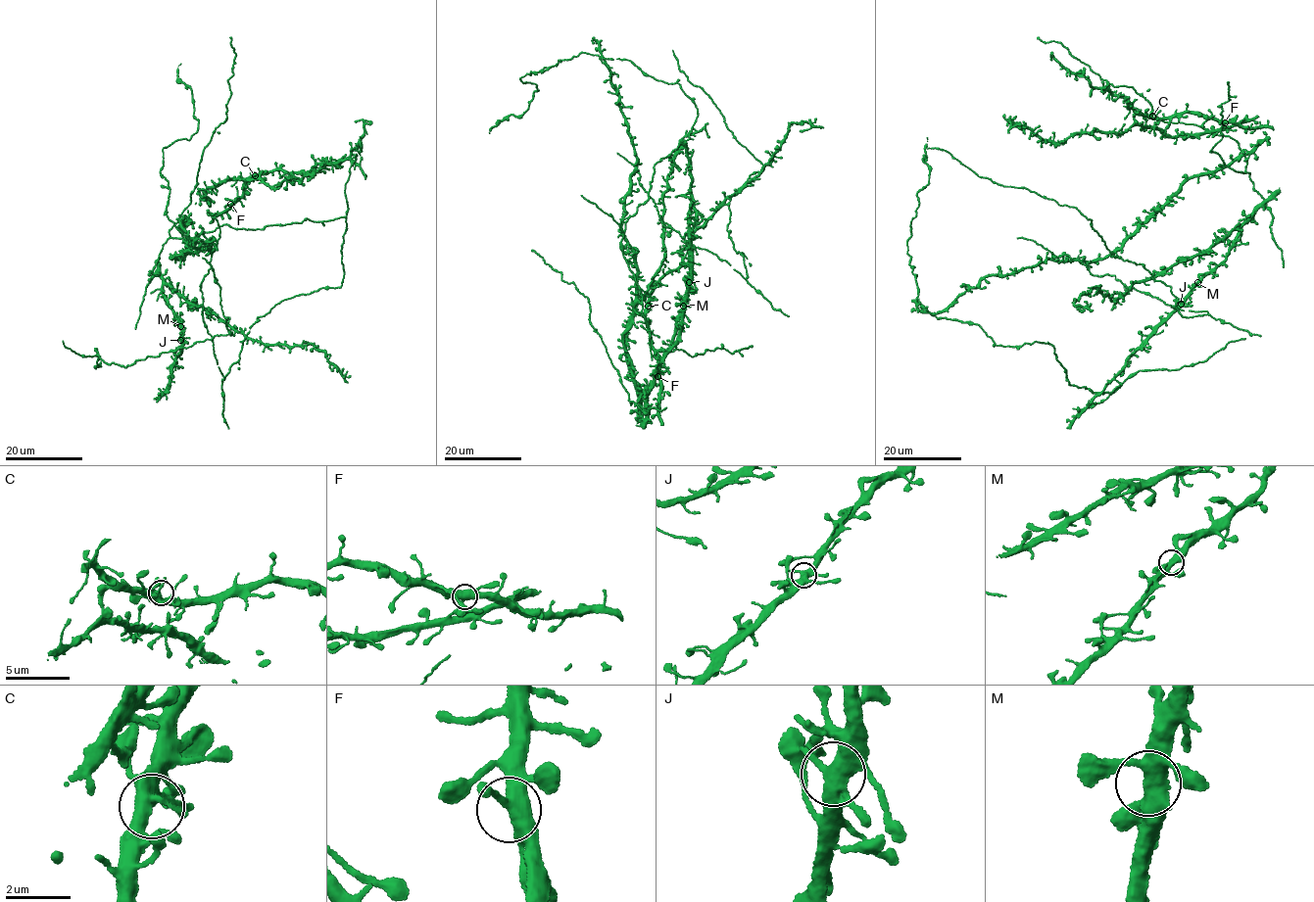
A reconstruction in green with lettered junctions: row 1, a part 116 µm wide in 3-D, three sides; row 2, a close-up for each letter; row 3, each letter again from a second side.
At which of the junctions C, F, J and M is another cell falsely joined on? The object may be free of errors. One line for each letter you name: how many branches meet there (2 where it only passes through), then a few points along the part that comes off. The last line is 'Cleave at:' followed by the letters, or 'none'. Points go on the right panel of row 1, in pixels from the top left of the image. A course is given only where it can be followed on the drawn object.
Cleave at: none

